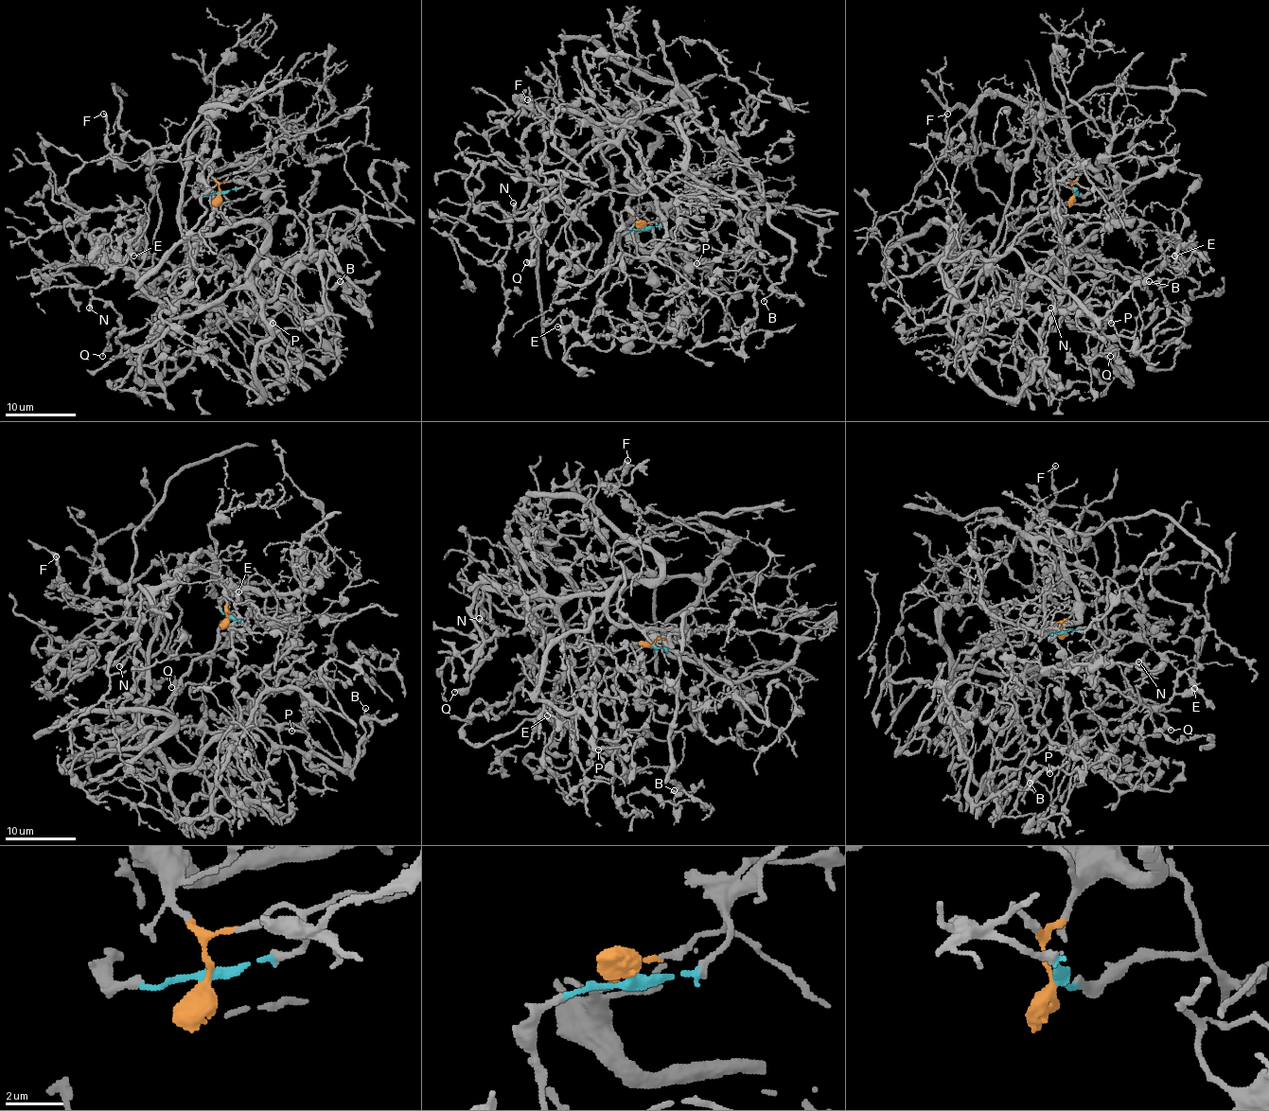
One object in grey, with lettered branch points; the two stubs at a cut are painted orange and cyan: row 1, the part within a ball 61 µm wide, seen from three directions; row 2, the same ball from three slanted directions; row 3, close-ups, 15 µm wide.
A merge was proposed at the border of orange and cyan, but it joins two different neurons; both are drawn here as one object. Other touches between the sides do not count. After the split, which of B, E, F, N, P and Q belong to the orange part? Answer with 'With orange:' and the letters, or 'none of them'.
With orange: none of them

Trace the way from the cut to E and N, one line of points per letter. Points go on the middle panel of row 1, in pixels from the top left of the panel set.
E: (643, 227), (621, 238), (622, 262), (609, 268), (615, 234), (589, 321), (556, 326)
N: (643, 227), (605, 264), (619, 230), (597, 149), (521, 218), (479, 211), (513, 217), (513, 202)

